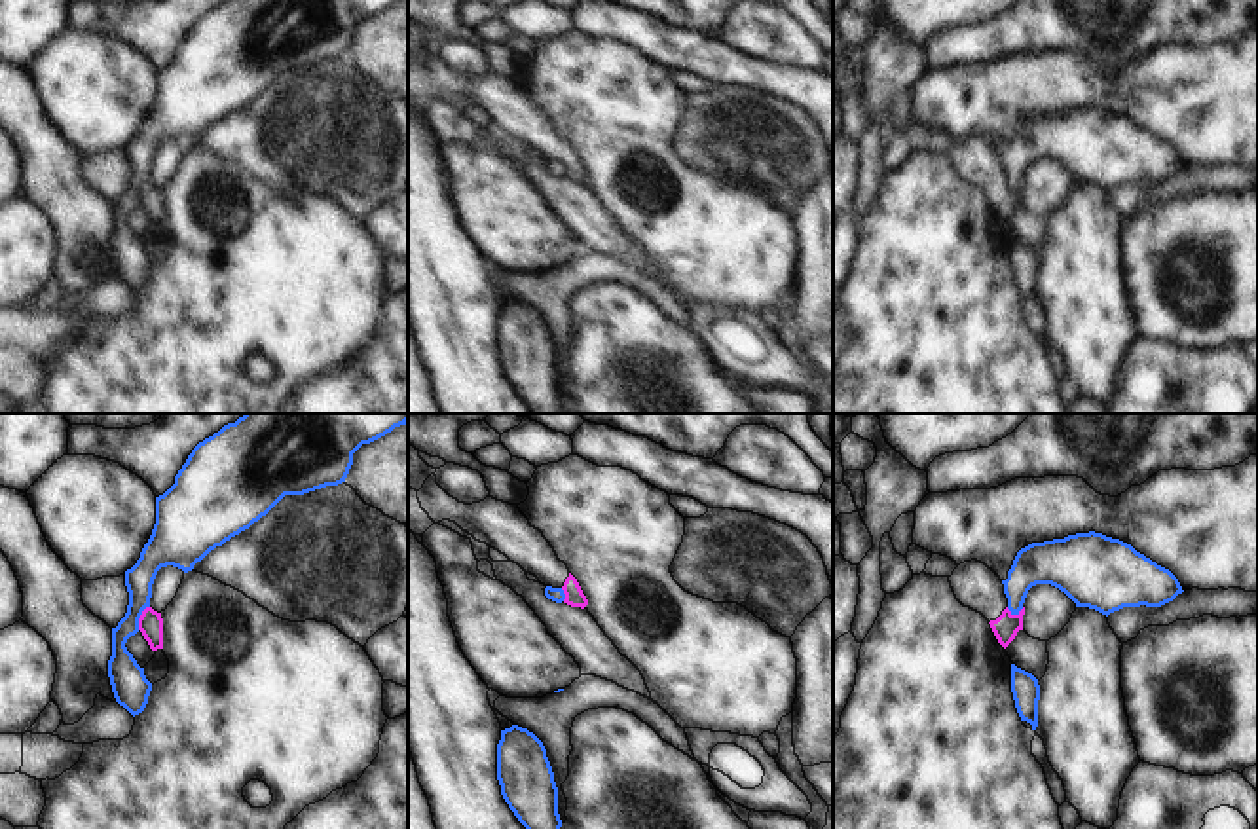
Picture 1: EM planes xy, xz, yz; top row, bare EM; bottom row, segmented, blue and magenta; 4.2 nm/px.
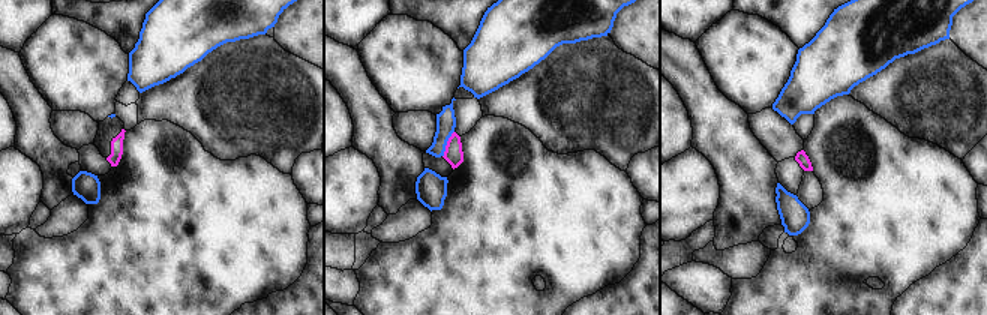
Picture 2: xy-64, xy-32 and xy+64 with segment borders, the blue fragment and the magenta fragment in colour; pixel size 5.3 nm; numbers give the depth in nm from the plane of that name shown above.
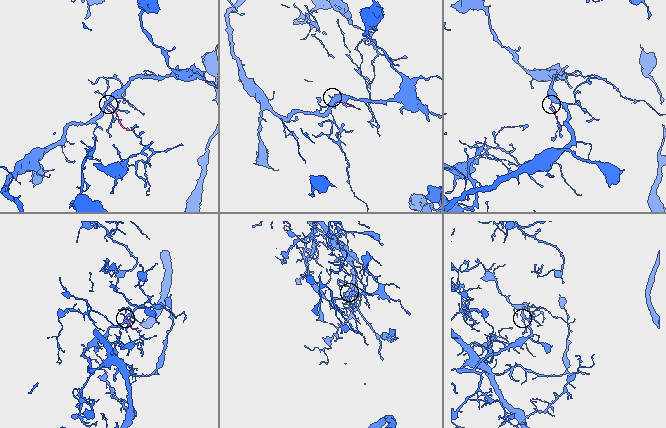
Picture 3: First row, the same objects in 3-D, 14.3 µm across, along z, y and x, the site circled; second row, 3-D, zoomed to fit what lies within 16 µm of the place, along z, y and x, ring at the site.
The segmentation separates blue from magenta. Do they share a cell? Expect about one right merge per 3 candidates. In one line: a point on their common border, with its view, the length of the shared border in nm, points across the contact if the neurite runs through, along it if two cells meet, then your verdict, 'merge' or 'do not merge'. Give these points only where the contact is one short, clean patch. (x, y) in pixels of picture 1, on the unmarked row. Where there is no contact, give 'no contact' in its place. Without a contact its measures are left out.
contact xy (139, 192); length 120 nm; border xy (148, 181), (137, 203); do not merge

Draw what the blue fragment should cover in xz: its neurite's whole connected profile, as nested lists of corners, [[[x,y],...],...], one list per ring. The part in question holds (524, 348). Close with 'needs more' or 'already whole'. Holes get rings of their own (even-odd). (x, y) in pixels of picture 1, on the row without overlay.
[[[518,300],[497,319],[501,370],[531,414],[562,414],[558,362],[543,317]]]; already whole

